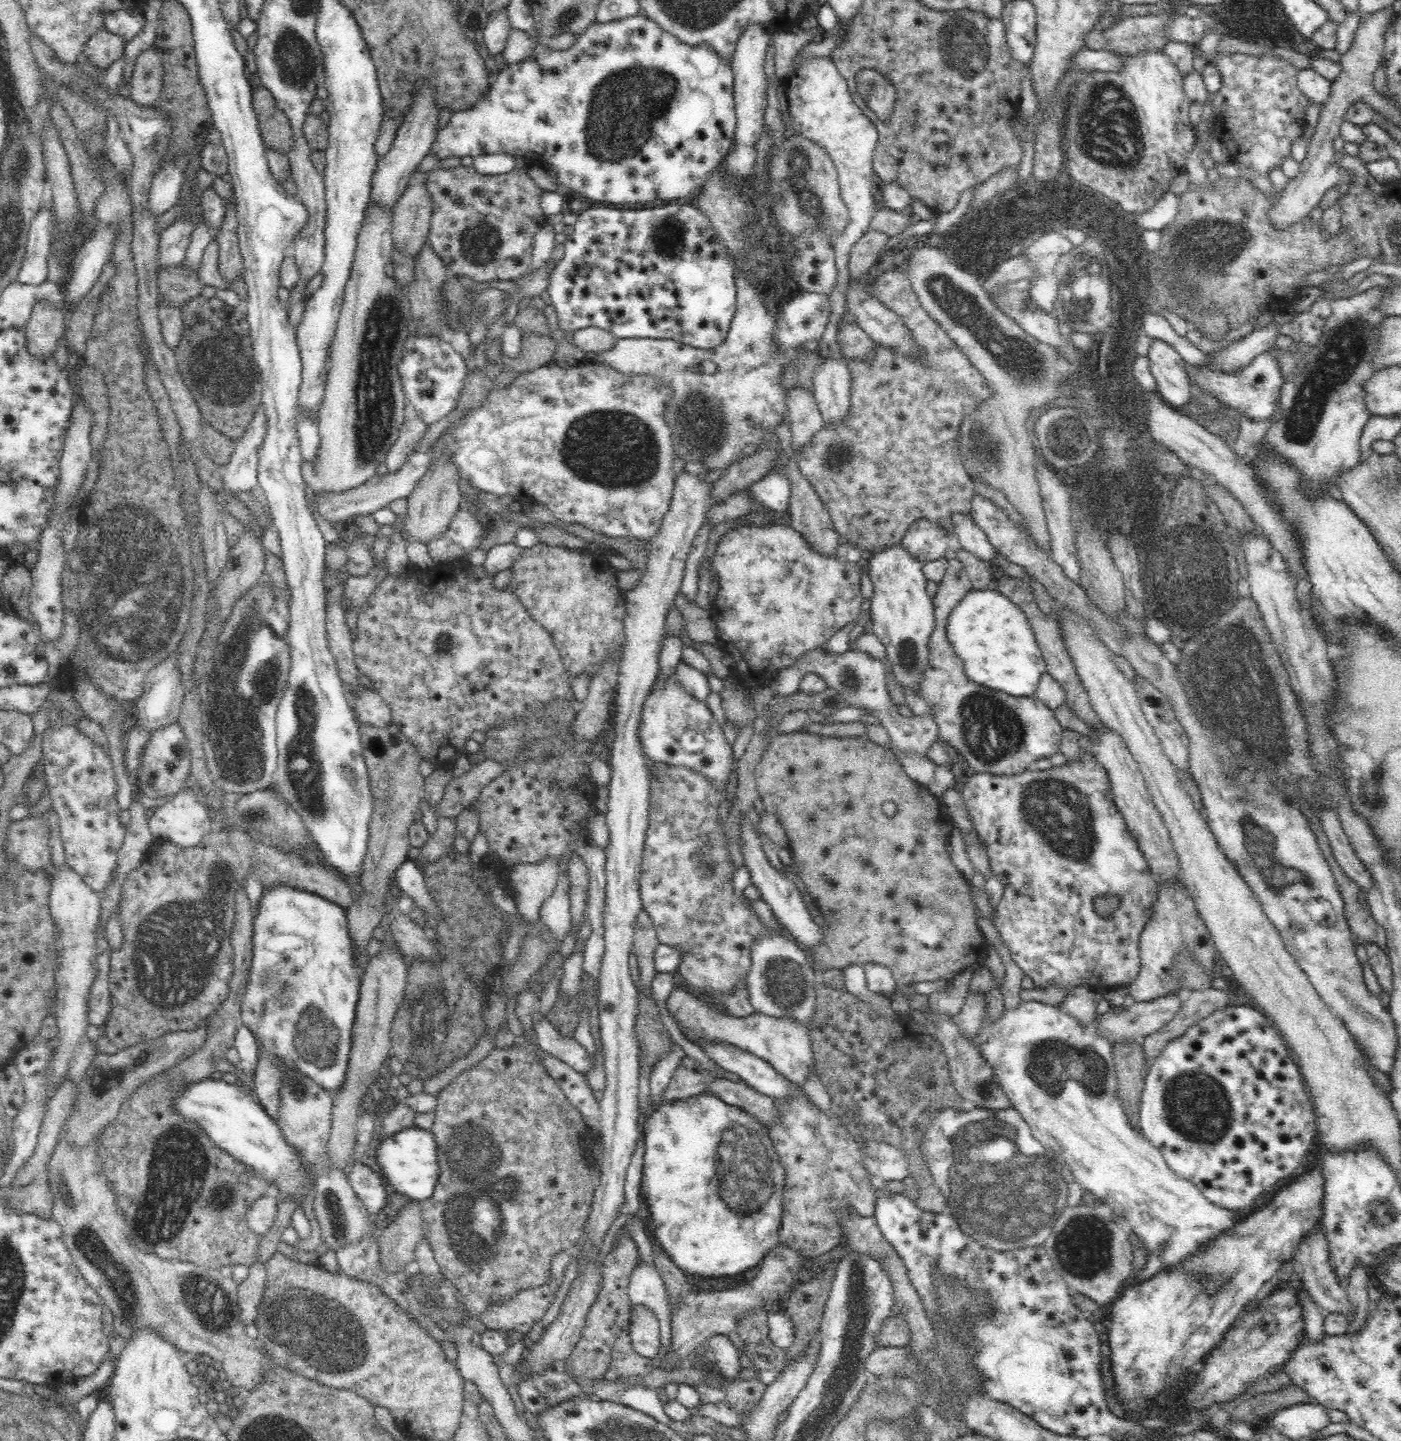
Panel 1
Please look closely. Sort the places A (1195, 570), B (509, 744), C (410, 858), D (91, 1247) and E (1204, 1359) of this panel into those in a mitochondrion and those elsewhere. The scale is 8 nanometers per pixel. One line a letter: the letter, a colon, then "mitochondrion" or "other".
A: mitochondrion
B: mitochondrion
C: other
D: mitochondrion
E: other

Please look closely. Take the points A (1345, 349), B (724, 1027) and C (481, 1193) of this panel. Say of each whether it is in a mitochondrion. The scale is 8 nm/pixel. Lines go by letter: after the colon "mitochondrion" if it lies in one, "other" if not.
A: mitochondrion
B: other
C: mitochondrion

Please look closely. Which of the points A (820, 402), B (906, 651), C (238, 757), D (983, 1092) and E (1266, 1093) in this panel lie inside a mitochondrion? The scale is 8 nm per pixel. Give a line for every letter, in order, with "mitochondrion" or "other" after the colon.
A: other
B: mitochondrion
C: mitochondrion
D: mitochondrion
E: other

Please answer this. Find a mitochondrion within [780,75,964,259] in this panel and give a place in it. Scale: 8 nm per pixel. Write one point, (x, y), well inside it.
(800, 162)

